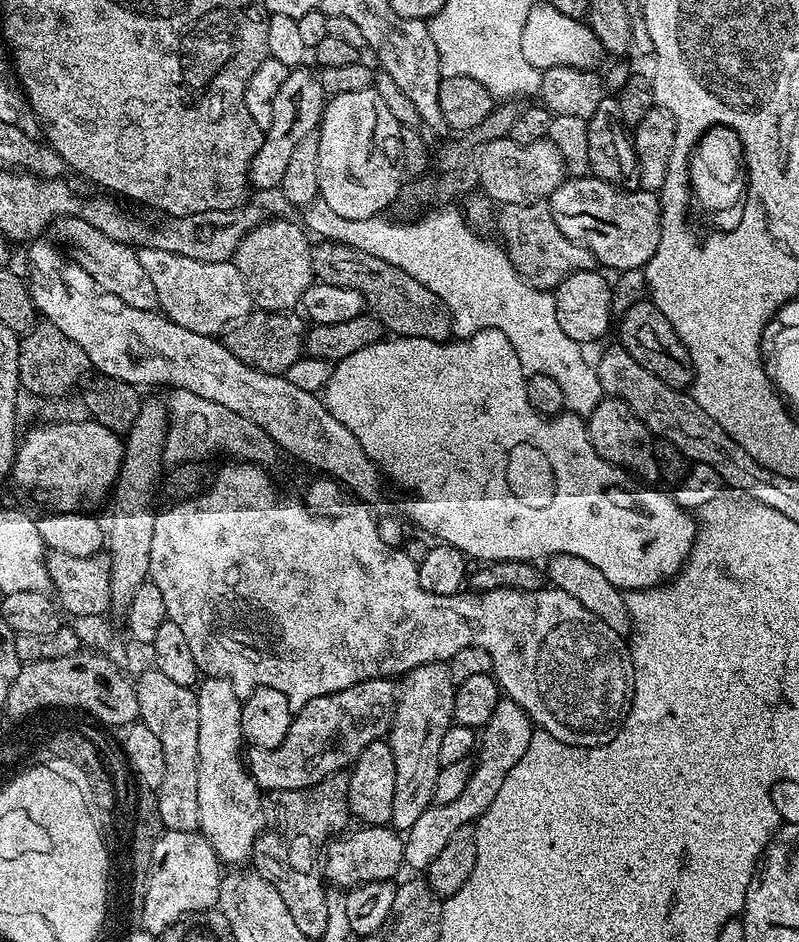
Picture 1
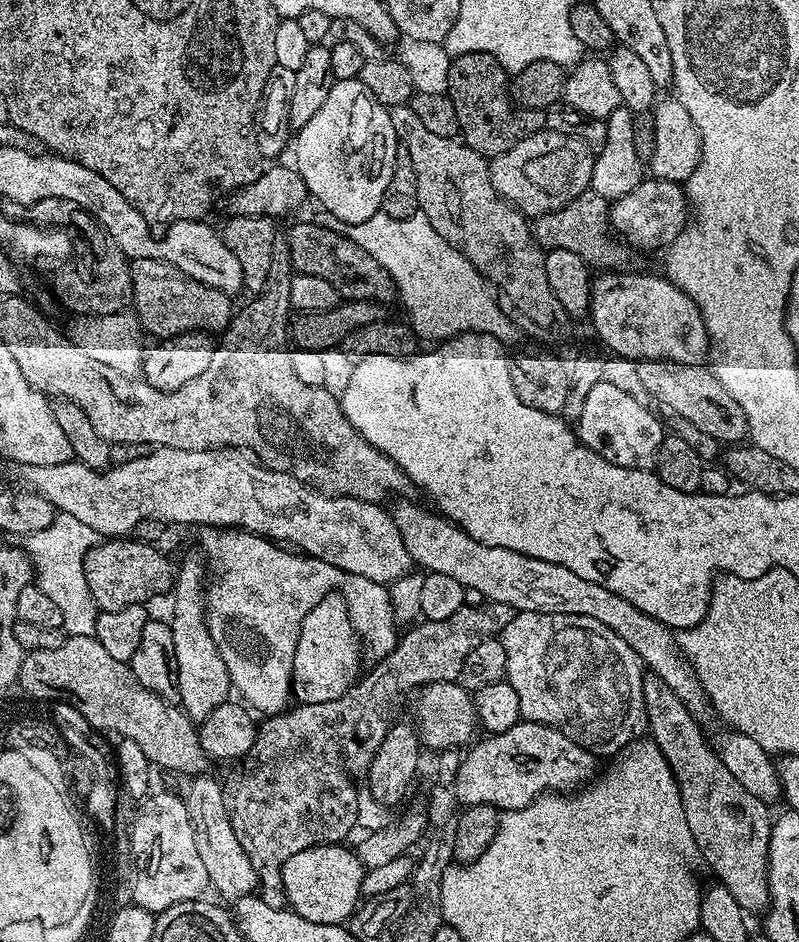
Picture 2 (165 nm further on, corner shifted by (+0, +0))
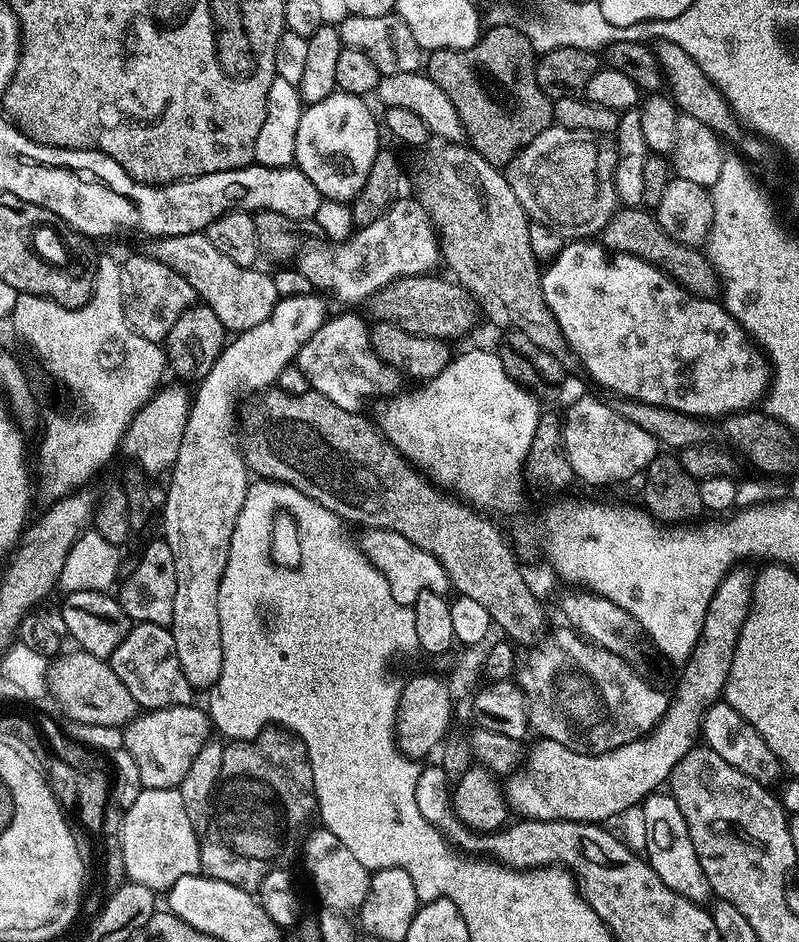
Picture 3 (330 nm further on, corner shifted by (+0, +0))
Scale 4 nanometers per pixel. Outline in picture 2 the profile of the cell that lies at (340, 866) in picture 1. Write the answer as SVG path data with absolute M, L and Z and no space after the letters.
M320 842L314 848L291 856L279 869L278 875L284 883L284 896L291 911L297 912L311 924L343 925L361 903L360 887L365 871L359 855L353 849L351 852L348 848L339 848L336 842Z

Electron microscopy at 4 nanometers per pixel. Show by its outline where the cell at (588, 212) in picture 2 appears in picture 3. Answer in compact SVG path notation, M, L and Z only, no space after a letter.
M624 206L612 212L610 222L606 222L606 226L598 234L599 243L603 244L609 252L625 252L631 256L637 256L647 262L653 264L656 268L661 269L667 276L671 276L681 288L685 288L691 296L697 296L703 300L716 300L721 295L720 275L716 272L716 267L712 265L712 261L699 247L691 244L683 244L674 238L670 238L670 234L666 234L666 230L662 230L662 226L656 221L655 215L651 211L643 212L645 209L640 206Z

